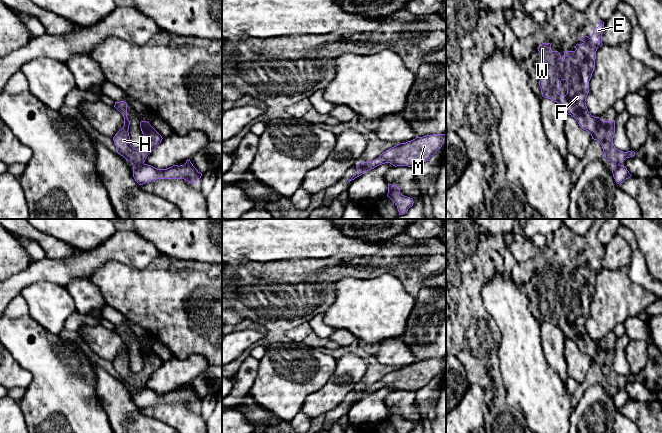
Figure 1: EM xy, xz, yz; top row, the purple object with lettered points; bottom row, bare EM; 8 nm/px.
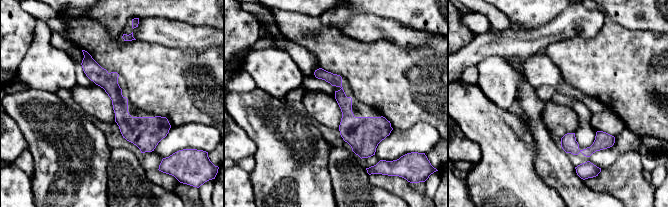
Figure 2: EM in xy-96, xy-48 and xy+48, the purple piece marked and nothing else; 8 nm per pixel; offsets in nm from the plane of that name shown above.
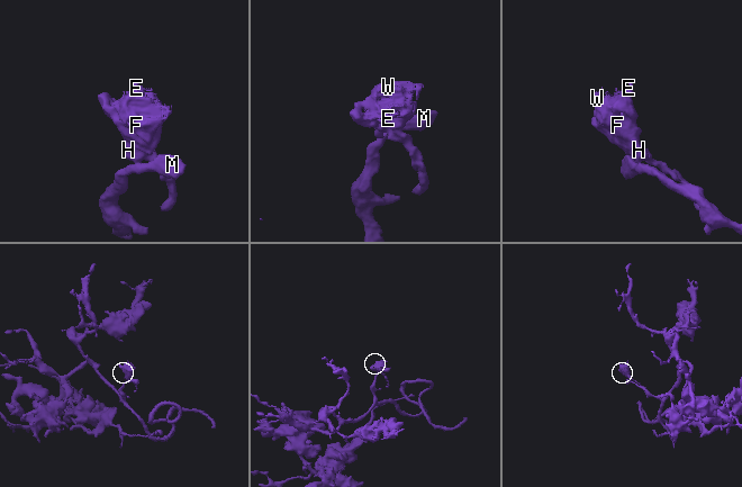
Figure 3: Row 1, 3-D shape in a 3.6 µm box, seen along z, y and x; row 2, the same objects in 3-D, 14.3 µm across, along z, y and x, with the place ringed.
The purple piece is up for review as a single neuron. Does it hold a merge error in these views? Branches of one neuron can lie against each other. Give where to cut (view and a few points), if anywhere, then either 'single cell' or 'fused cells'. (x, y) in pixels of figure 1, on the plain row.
cut in xy along (143, 387), (134, 389); fused cells

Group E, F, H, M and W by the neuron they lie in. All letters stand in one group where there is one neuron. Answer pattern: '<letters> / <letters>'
E F H W / M

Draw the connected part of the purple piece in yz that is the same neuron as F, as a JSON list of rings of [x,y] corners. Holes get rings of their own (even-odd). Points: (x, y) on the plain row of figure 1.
[[[604,246],[594,252],[591,262],[585,260],[580,263],[582,268],[575,270],[575,275],[565,275],[564,283],[558,275],[551,274],[550,267],[542,267],[538,275],[543,280],[547,290],[540,303],[539,310],[542,320],[559,327],[566,338],[576,343],[579,350],[588,355],[592,363],[602,370],[605,382],[614,390],[619,389],[626,382],[635,380],[634,375],[623,376],[615,372],[613,362],[615,358],[615,345],[602,345],[594,341],[586,330],[586,321],[589,317],[589,305],[595,292],[596,266],[602,270]],[[561,305],[567,305],[567,318],[560,319]]]

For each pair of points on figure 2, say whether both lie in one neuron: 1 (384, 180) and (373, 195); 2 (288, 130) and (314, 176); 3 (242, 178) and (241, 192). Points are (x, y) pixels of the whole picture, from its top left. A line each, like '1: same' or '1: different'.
1: different
2: same
3: same

